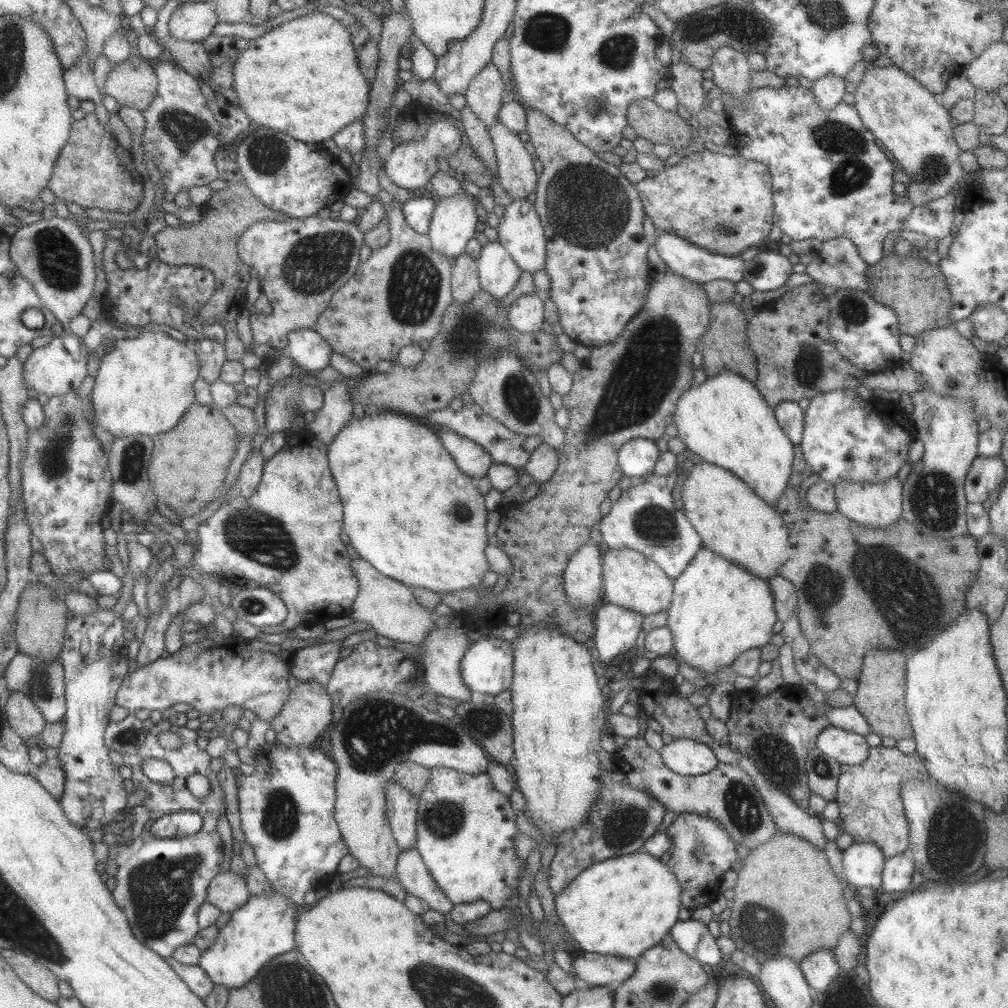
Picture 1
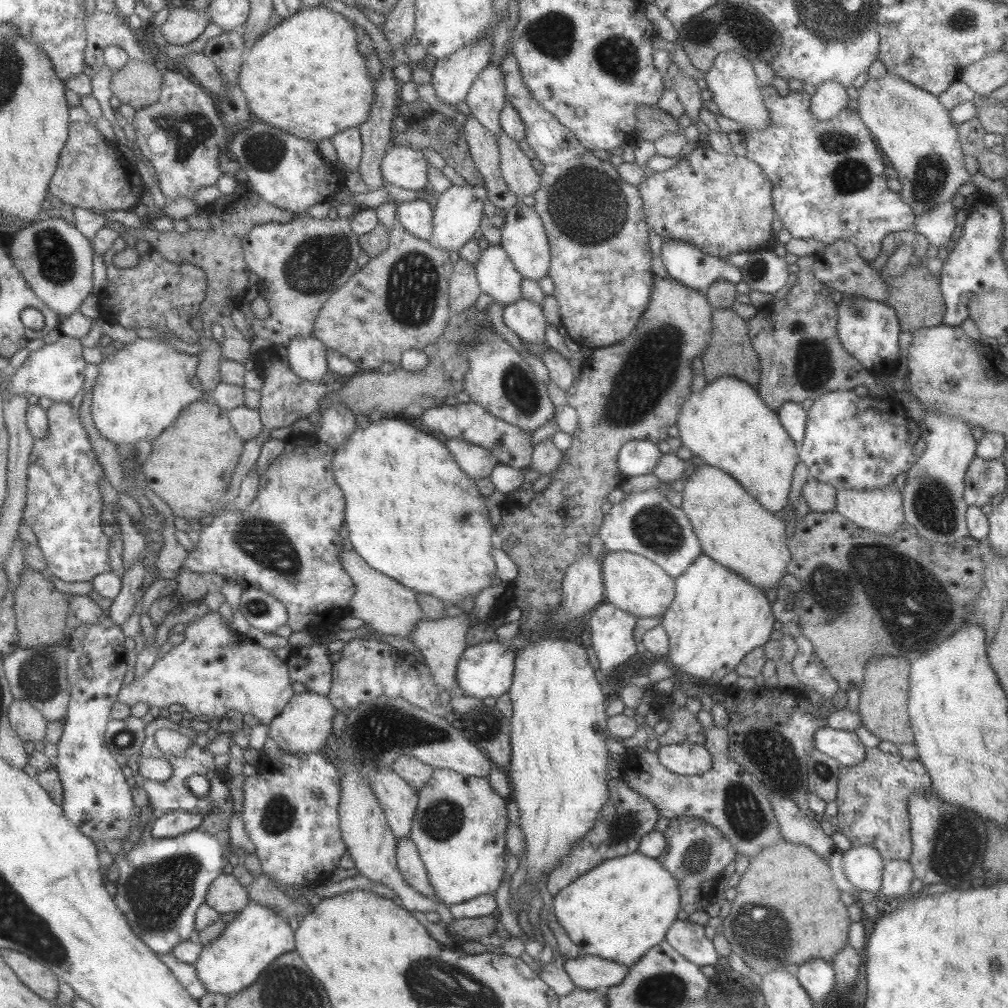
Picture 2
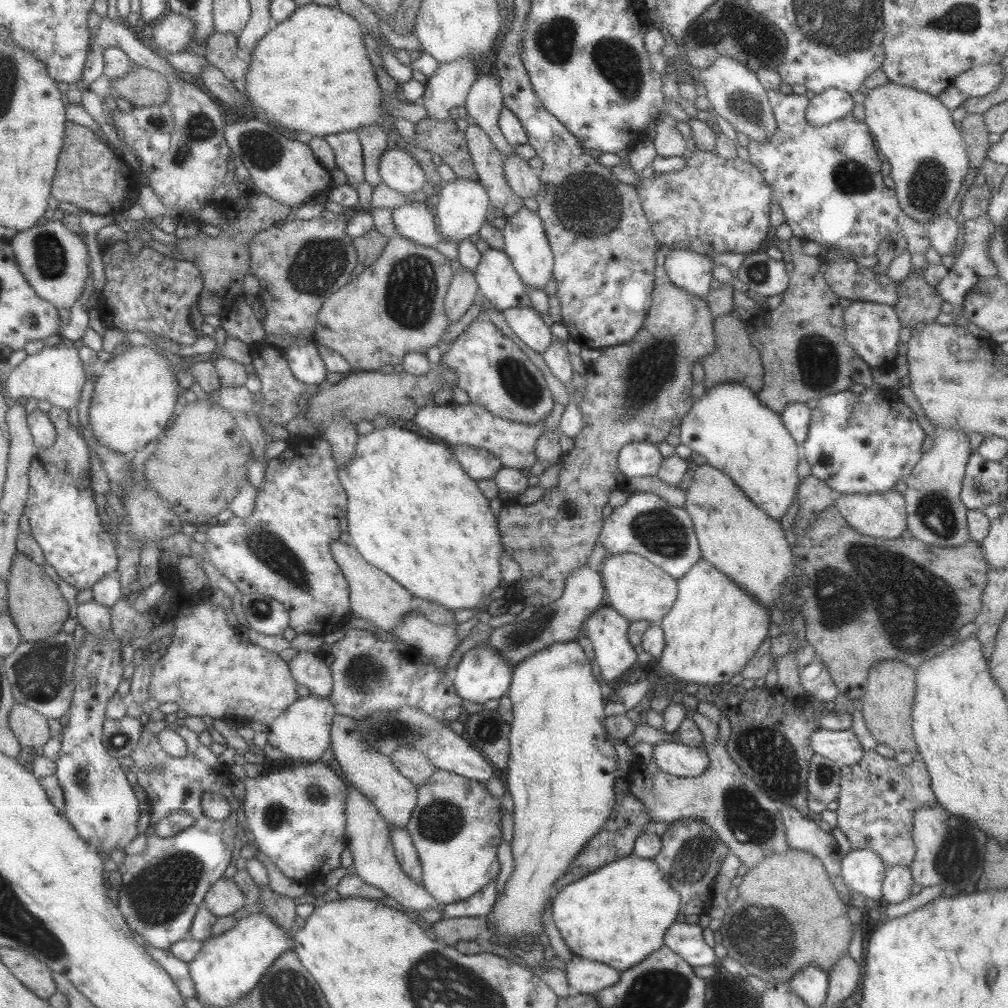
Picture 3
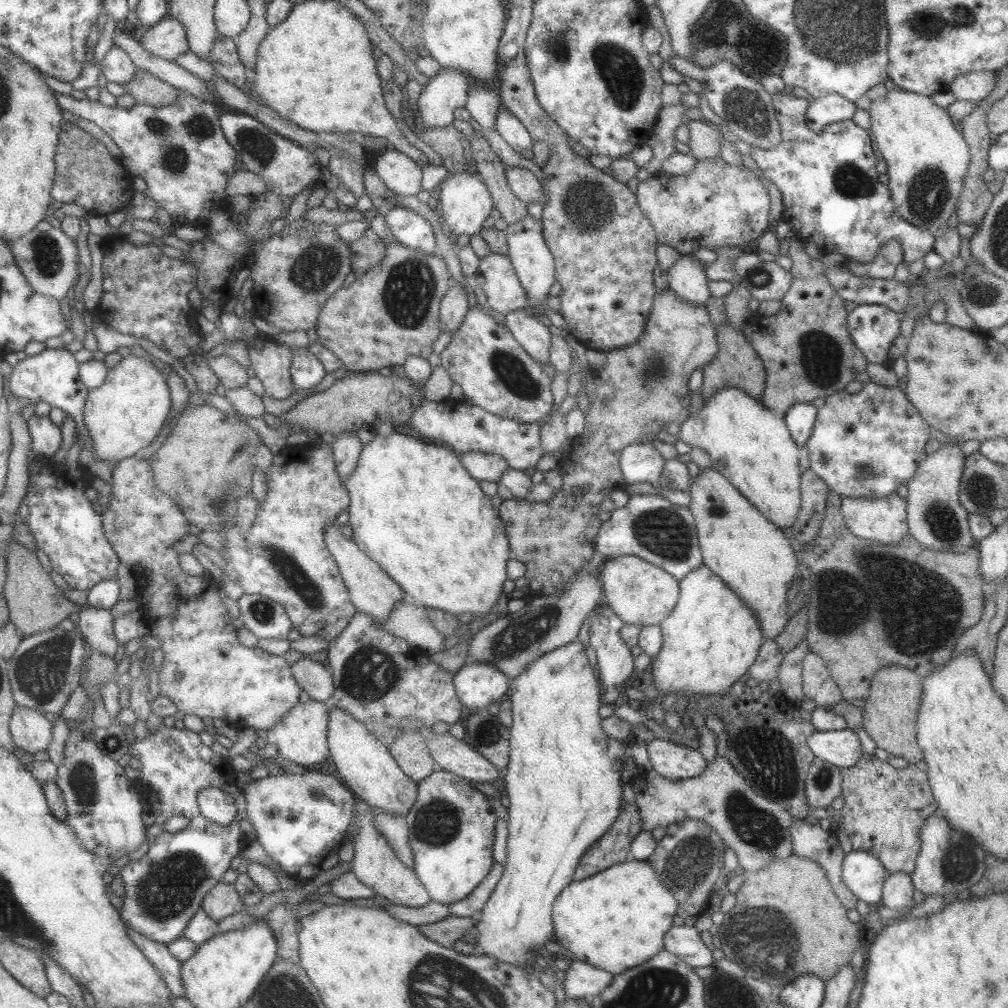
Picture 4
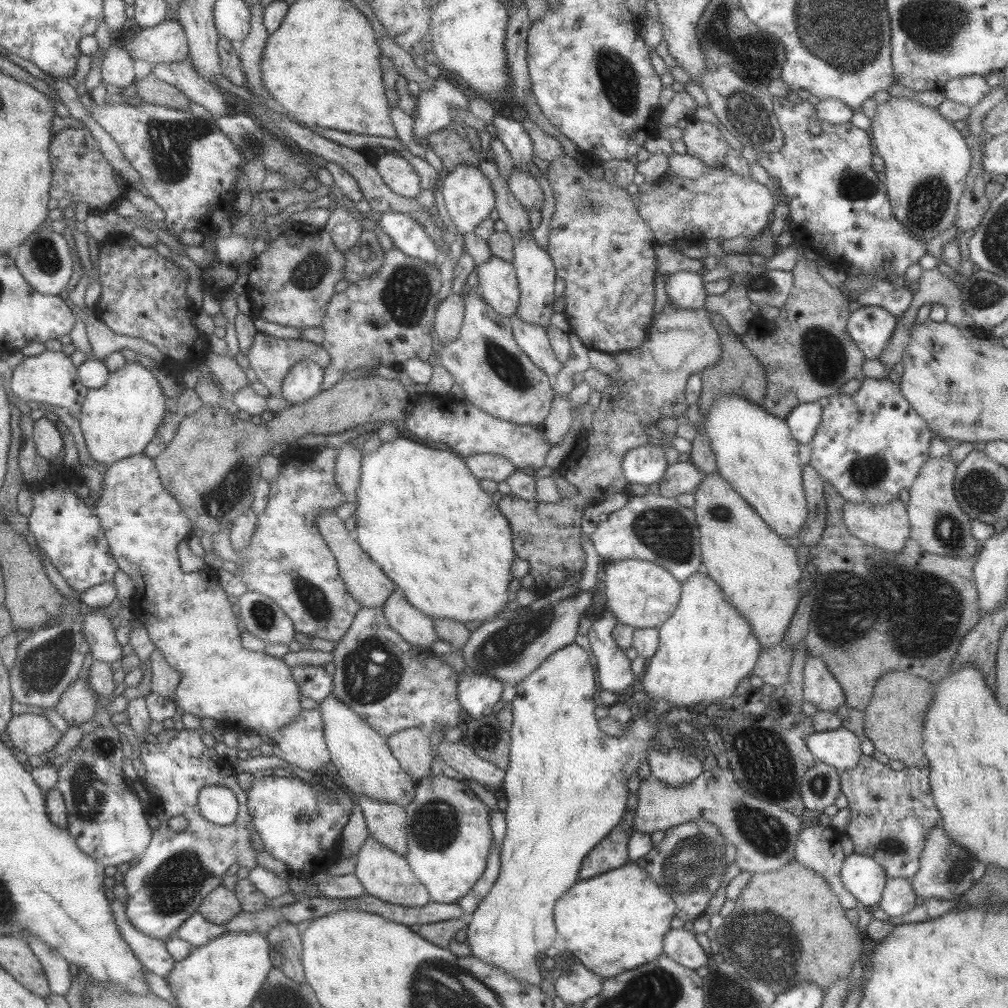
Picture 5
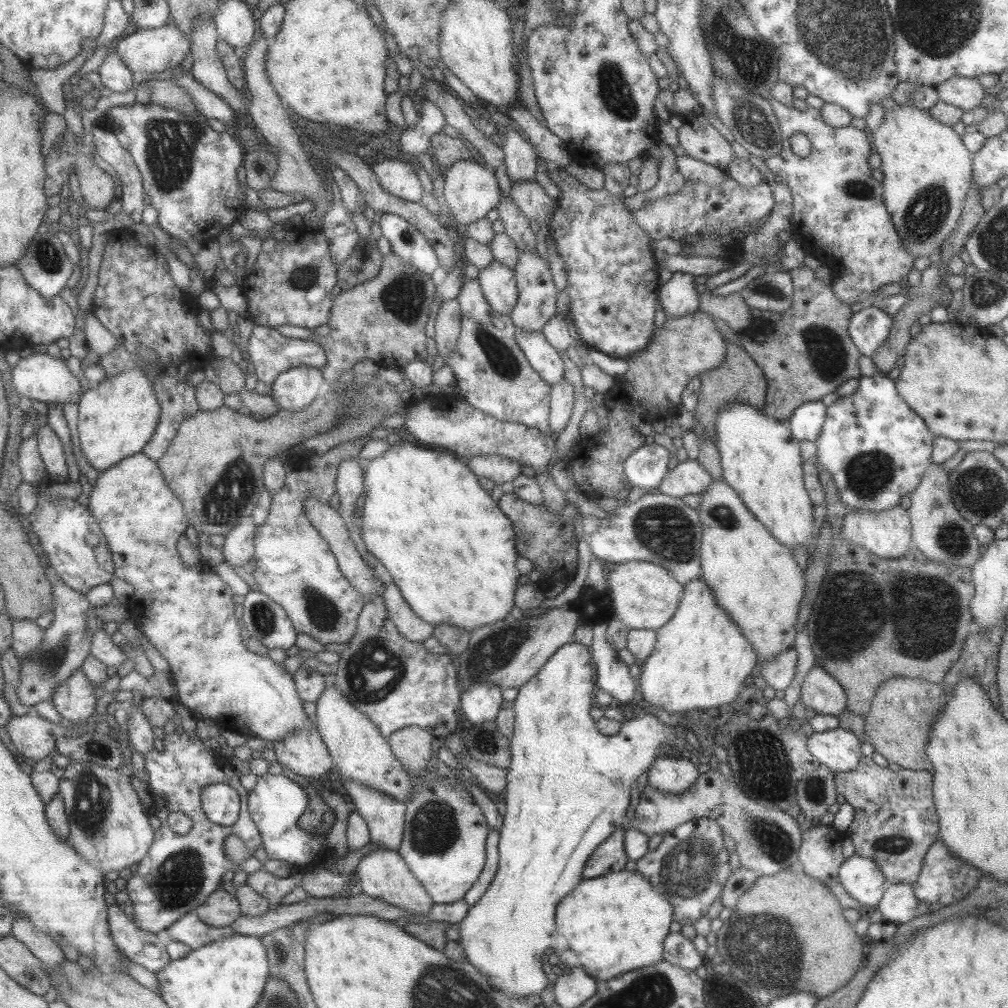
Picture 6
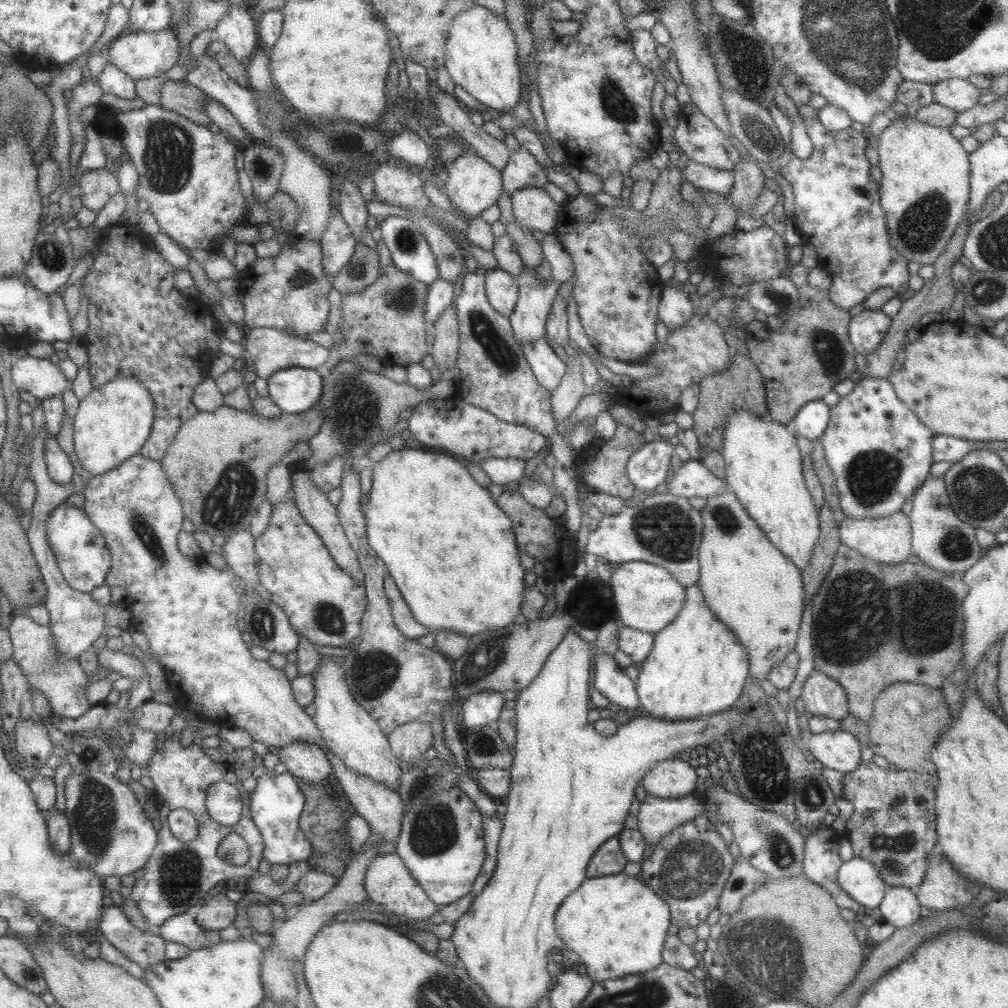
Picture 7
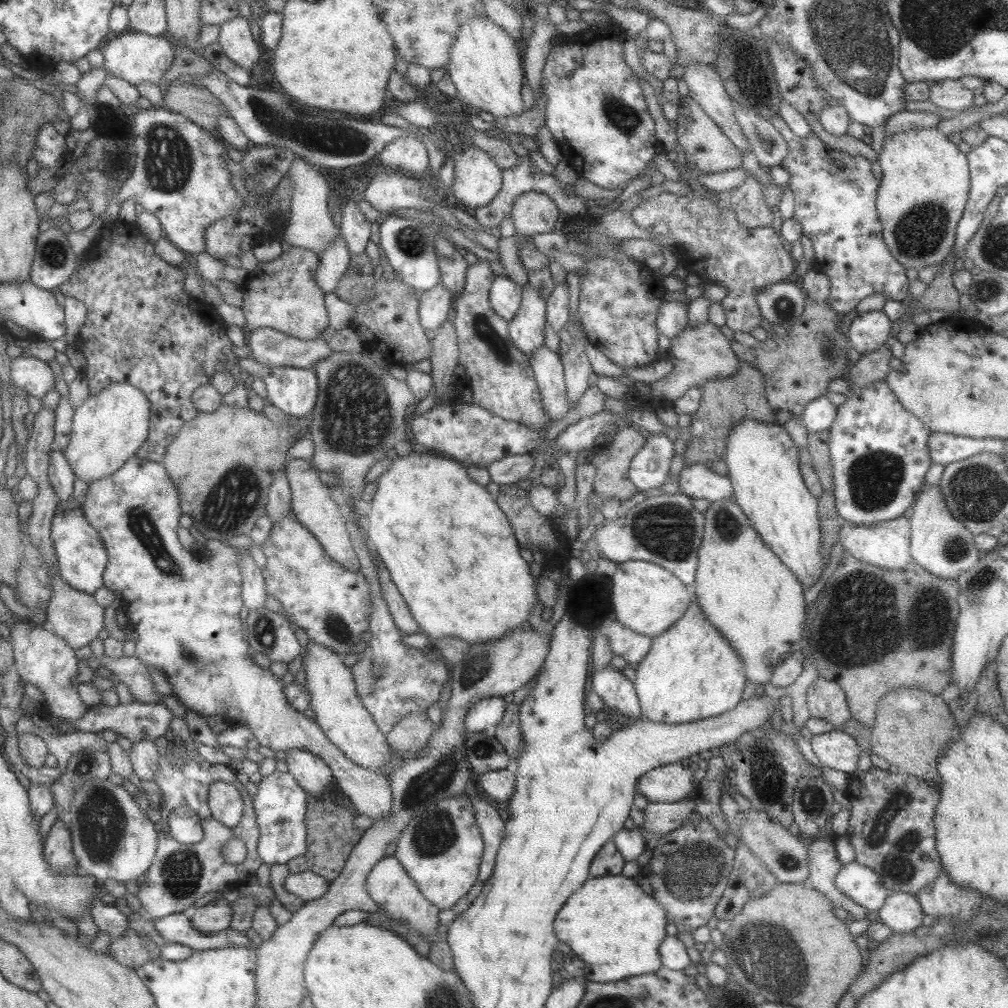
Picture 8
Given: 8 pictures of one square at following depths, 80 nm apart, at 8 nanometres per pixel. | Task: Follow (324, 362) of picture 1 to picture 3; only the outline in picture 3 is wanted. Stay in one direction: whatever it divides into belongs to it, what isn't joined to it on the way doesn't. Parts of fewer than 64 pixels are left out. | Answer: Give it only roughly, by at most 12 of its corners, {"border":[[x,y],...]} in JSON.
{"border":[[315,342],[285,350],[291,375],[325,385],[327,370]]}

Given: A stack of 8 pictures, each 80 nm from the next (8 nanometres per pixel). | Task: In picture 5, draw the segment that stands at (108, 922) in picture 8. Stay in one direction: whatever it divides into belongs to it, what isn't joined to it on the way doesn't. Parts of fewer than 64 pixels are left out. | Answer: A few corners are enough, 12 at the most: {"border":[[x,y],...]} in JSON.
{"border":[[124,904],[110,908],[119,936],[147,971],[164,979],[175,960],[161,939],[133,928]]}

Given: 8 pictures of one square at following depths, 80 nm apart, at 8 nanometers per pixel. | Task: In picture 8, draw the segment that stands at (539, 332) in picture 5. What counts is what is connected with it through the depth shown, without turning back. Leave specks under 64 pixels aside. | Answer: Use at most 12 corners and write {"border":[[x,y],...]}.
{"border":[[530,352],[544,413],[551,423],[569,408],[560,357]]}

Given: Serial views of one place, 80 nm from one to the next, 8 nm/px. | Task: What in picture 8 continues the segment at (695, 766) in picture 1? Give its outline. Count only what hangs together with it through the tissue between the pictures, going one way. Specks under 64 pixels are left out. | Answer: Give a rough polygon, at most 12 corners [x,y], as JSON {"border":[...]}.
{"border":[[657,766],[639,777],[635,793],[655,803],[688,798],[691,769]]}

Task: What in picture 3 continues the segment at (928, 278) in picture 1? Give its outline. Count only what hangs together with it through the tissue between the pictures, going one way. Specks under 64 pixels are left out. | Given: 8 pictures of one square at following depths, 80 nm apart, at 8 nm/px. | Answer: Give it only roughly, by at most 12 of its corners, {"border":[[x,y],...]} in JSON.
{"border":[[922,272],[897,282],[902,328],[931,324],[943,300]]}

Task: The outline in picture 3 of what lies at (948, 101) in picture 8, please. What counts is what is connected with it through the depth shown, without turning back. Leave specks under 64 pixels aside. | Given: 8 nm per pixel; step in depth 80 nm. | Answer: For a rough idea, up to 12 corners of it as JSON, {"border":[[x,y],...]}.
{"border":[[982,64],[956,75],[953,86],[978,98],[1002,82],[1002,67]]}

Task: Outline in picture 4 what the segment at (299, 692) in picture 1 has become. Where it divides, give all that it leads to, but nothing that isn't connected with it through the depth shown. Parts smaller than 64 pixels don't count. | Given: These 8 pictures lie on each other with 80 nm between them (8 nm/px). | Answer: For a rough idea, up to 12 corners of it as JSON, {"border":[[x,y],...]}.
{"border":[[325,702],[297,703],[266,731],[265,759],[328,758]]}

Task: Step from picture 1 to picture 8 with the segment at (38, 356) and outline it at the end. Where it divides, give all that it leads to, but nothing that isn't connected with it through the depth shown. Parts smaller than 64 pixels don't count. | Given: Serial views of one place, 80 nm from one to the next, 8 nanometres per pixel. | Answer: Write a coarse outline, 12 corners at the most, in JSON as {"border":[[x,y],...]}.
{"border":[[23,353],[12,360],[14,386],[41,398],[54,385],[47,362]]}

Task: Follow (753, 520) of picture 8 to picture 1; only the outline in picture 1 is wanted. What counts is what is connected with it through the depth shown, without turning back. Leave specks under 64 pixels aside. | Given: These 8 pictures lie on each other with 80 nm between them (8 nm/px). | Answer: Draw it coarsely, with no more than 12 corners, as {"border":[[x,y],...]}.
{"border":[[753,383],[691,385],[673,423],[687,450],[769,506],[794,445]]}

